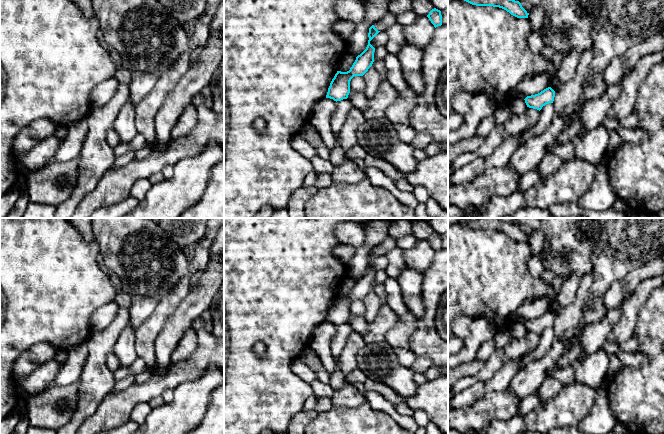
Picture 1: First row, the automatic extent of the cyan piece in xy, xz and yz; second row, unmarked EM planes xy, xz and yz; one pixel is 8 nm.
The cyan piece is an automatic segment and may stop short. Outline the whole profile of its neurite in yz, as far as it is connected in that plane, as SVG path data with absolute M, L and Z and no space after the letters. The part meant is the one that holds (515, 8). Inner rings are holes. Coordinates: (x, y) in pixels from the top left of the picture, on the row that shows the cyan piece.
M464 0L476 6L499 7L517 18L528 18L529 13L522 7L519 1L515 0Z

